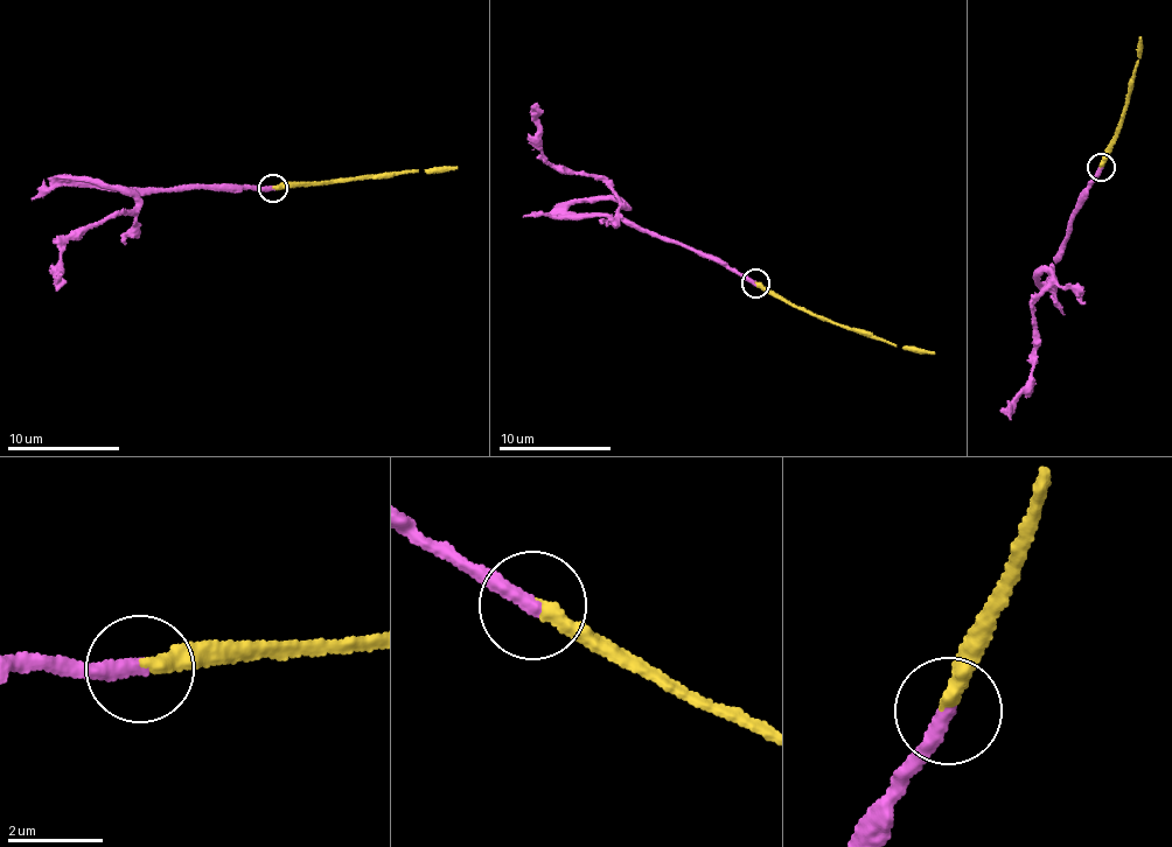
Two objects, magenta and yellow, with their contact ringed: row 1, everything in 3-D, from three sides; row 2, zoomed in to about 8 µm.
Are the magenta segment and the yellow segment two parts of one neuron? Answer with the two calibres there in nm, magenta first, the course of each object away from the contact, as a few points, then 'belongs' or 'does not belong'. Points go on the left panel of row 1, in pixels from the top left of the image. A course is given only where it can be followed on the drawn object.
340/280 nm | magenta via (272, 189), (228, 184), (147, 193), (97, 189), (75, 176), (123, 188), (135, 207), (67, 240), (58, 288) | yellow via (272, 188), (458, 167) | belongs

